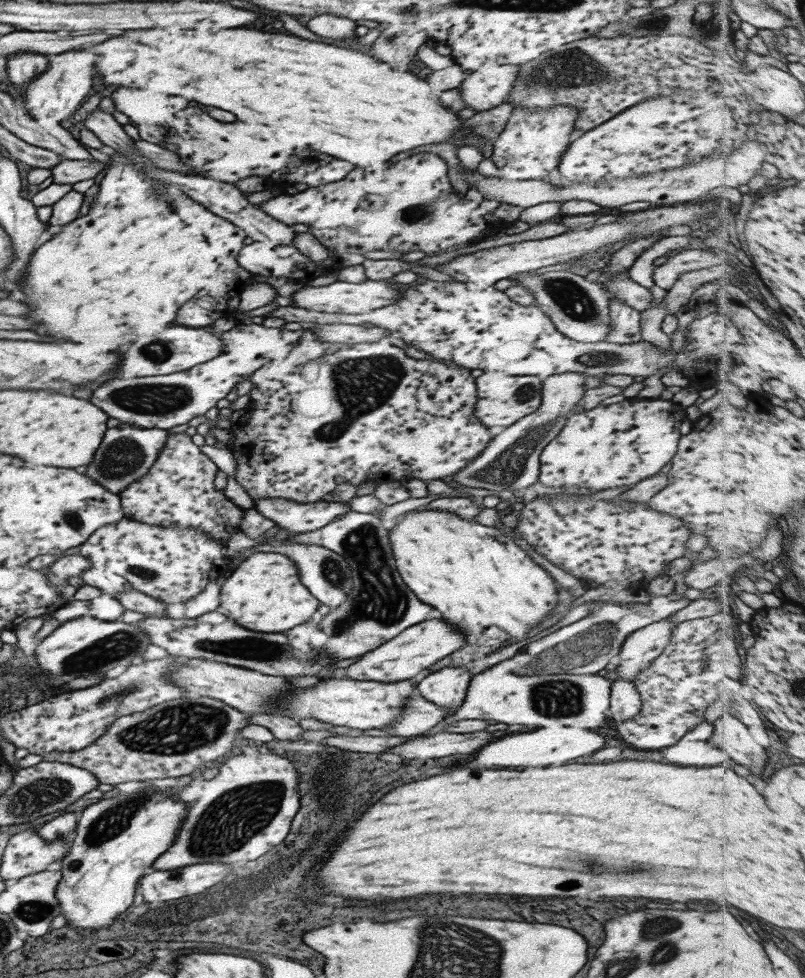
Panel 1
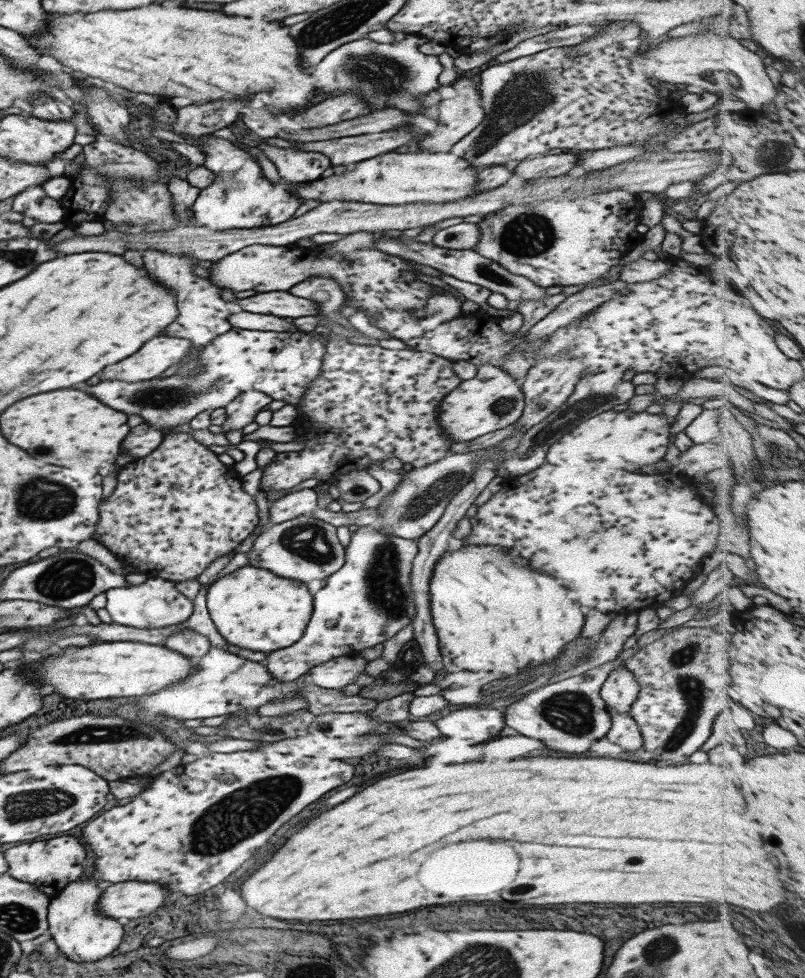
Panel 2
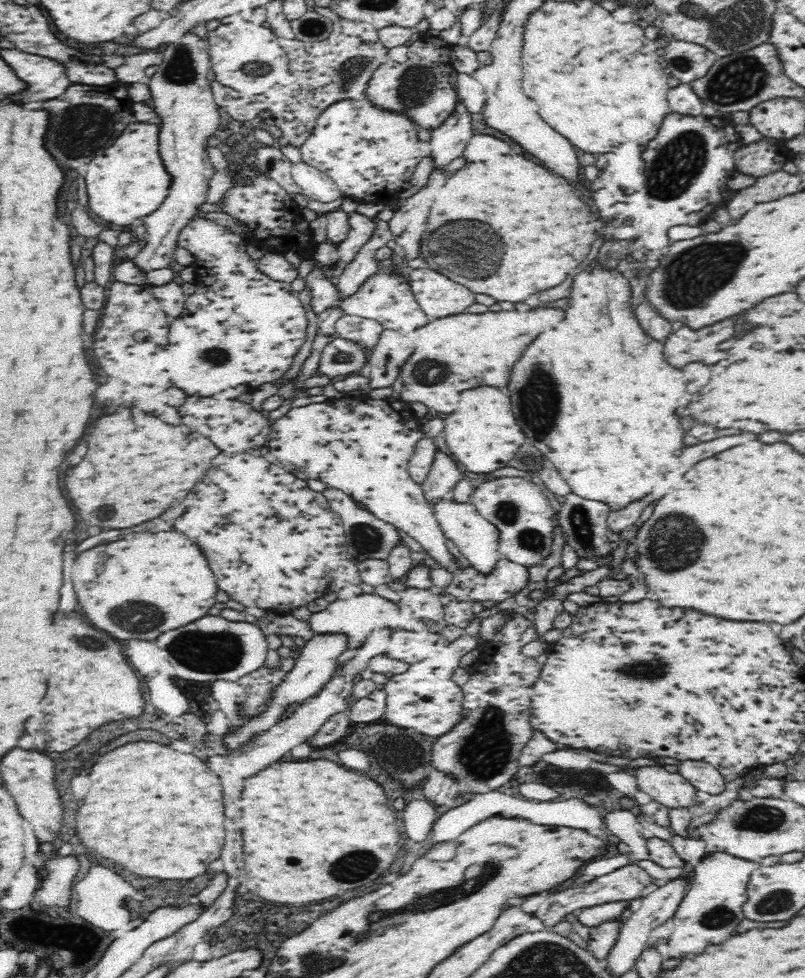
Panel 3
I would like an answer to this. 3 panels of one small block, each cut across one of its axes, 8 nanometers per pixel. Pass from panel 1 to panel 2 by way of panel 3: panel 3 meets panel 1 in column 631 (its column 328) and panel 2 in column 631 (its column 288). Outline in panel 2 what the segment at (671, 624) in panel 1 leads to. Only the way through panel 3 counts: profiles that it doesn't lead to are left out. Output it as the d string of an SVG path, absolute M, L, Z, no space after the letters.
M625 666L613 669L602 685L600 694L610 711L618 711L630 715L630 709L638 693L640 685L636 677Z

